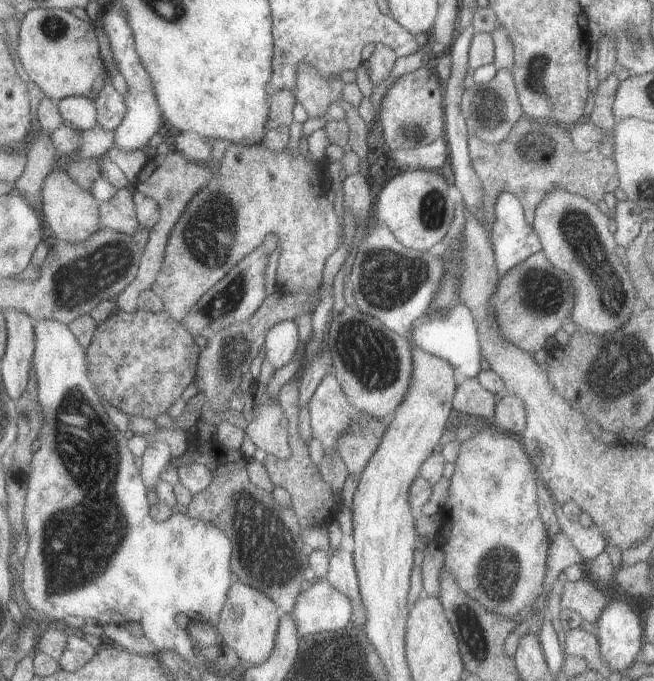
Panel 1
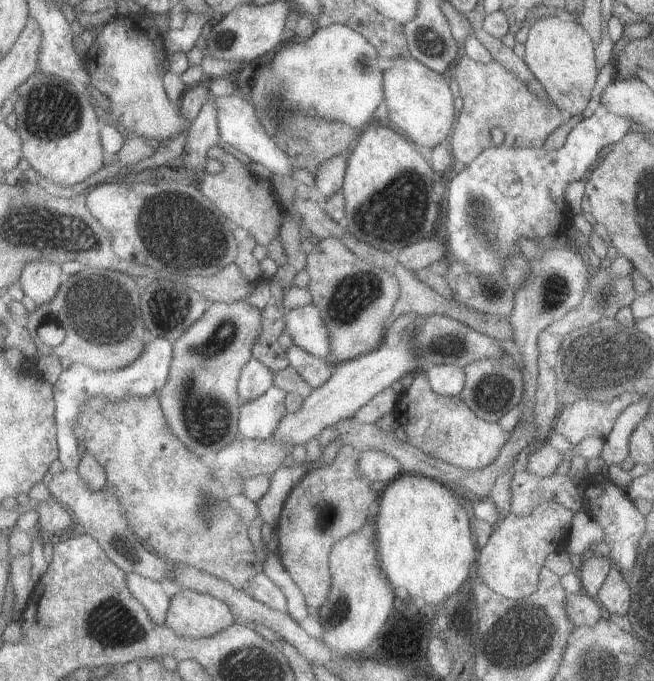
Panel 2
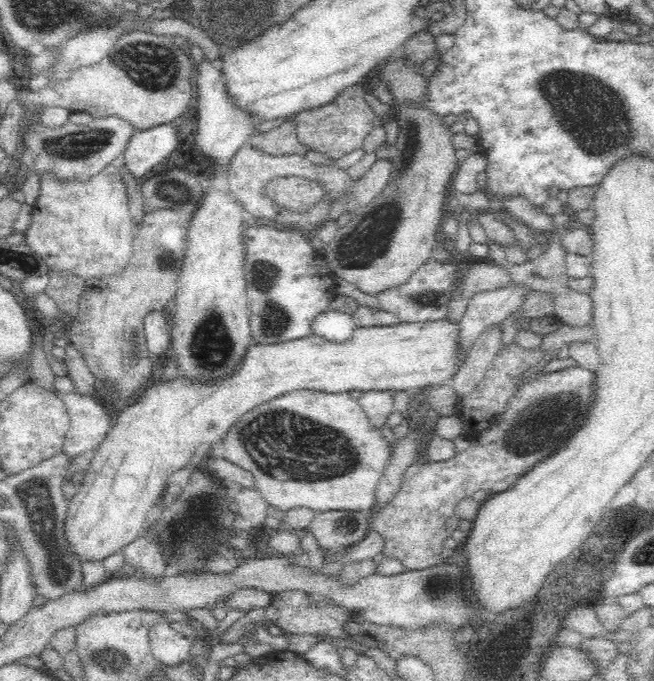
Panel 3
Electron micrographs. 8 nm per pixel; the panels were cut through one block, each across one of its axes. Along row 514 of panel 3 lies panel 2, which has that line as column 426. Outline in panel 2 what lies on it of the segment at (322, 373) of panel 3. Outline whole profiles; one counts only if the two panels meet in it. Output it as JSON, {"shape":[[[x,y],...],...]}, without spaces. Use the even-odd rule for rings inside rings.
{"shape":[[[397,58],[389,70],[385,70],[385,92],[387,92],[387,120],[407,138],[419,144],[419,148],[431,152],[435,146],[449,142],[457,128],[455,96],[449,88],[449,76],[439,74],[417,58]]]}

